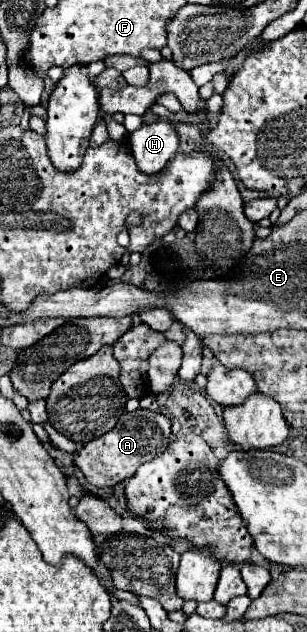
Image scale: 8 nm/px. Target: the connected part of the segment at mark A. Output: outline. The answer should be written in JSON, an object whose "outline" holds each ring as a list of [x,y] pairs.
{"outline":[[[137,410],[133,414],[123,414],[115,428],[91,444],[85,444],[79,452],[73,454],[75,466],[83,472],[85,480],[93,486],[115,486],[127,478],[131,478],[143,462],[153,460],[161,452],[167,450],[171,442],[171,420],[163,414],[155,414],[151,410]]]}

